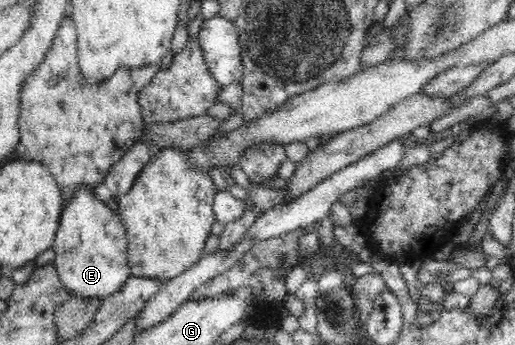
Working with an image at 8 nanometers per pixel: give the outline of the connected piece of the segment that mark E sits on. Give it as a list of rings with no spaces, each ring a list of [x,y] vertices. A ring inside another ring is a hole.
[[[93,188],[76,190],[64,203],[51,248],[56,253],[53,264],[70,294],[103,300],[131,276],[125,226],[118,214],[95,196]]]

